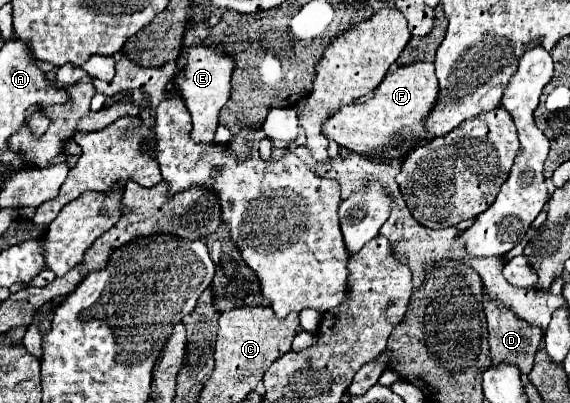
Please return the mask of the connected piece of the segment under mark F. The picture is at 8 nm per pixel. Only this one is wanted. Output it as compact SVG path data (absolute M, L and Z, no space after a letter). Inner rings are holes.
M416 61L404 67L398 67L396 71L390 71L386 79L376 87L374 95L366 103L354 103L342 107L336 115L332 115L324 125L324 135L332 141L336 141L340 147L346 147L370 161L382 161L382 163L396 163L396 159L390 159L380 153L382 147L398 147L402 141L412 141L412 149L418 147L424 139L428 139L428 129L424 127L424 121L432 113L436 101L438 101L438 79L434 73L434 63Z

